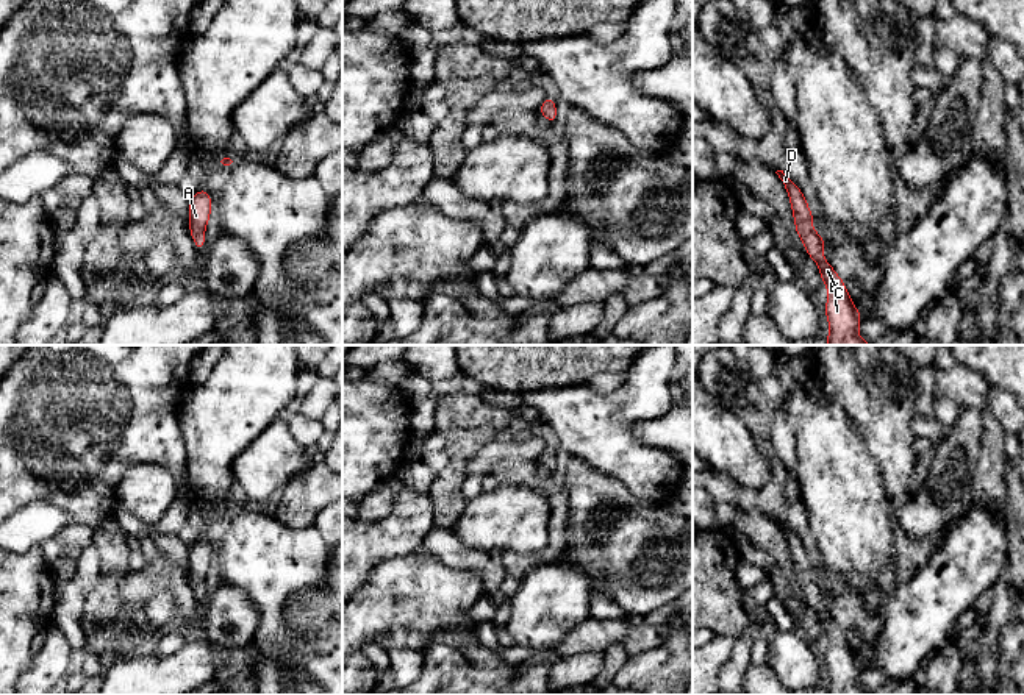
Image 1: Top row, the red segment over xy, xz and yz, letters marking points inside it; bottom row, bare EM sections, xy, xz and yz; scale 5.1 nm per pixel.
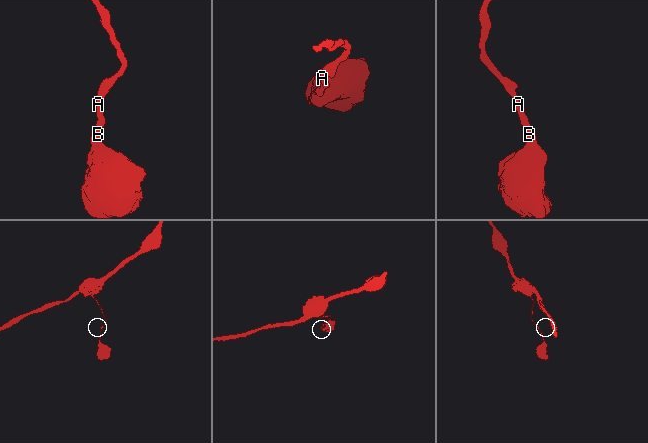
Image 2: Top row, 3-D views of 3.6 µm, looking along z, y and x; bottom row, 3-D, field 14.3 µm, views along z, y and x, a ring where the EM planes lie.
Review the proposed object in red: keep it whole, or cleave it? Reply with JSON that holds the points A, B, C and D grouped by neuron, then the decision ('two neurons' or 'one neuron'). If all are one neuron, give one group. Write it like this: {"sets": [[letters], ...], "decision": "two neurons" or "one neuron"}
{"sets": [["A", "B", "C", "D"]], "decision": "one neuron"}

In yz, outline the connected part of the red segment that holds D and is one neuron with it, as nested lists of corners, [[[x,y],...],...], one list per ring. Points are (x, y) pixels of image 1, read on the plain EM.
[[[777,520],[775,523],[786,537],[797,586],[800,587],[810,608],[818,614],[821,629],[827,636],[829,645],[825,665],[830,678],[827,695],[871,695],[858,684],[861,665],[852,653],[843,629],[836,625],[830,612],[824,609],[824,587],[819,586],[811,576],[813,564],[807,554],[805,547],[802,545],[797,534],[783,523],[783,520]]]

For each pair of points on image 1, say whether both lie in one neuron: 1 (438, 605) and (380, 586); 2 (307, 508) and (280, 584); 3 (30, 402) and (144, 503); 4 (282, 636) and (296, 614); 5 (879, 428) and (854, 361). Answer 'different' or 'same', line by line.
1: same
2: different
3: different
4: different
5: same

